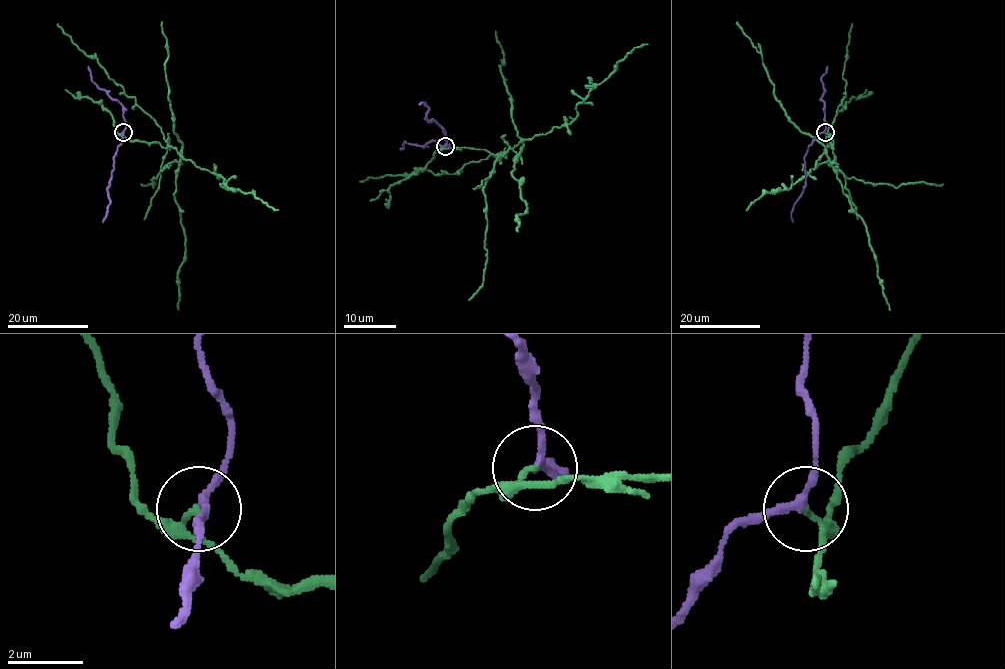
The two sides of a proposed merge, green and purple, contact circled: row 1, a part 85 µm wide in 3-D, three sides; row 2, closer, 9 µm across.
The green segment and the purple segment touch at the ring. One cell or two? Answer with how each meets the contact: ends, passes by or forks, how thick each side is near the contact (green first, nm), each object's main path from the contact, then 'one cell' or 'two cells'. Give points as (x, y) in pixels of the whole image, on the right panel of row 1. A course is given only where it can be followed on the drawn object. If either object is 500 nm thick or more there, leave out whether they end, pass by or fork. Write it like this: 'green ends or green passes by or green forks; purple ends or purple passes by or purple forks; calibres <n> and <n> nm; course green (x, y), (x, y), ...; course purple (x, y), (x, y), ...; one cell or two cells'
green passes by; purple passes by; calibres 130 and 180 nm; course green (824, 132), (838, 170), (826, 161), (826, 148), (787, 115), (762, 55), (736, 22); course purple (824, 132), (816, 135), (804, 157), (805, 188), (791, 213), (793, 222); two cells

